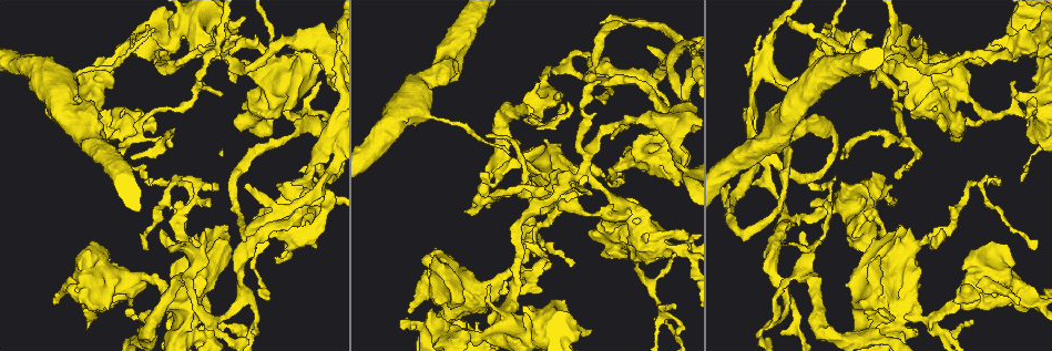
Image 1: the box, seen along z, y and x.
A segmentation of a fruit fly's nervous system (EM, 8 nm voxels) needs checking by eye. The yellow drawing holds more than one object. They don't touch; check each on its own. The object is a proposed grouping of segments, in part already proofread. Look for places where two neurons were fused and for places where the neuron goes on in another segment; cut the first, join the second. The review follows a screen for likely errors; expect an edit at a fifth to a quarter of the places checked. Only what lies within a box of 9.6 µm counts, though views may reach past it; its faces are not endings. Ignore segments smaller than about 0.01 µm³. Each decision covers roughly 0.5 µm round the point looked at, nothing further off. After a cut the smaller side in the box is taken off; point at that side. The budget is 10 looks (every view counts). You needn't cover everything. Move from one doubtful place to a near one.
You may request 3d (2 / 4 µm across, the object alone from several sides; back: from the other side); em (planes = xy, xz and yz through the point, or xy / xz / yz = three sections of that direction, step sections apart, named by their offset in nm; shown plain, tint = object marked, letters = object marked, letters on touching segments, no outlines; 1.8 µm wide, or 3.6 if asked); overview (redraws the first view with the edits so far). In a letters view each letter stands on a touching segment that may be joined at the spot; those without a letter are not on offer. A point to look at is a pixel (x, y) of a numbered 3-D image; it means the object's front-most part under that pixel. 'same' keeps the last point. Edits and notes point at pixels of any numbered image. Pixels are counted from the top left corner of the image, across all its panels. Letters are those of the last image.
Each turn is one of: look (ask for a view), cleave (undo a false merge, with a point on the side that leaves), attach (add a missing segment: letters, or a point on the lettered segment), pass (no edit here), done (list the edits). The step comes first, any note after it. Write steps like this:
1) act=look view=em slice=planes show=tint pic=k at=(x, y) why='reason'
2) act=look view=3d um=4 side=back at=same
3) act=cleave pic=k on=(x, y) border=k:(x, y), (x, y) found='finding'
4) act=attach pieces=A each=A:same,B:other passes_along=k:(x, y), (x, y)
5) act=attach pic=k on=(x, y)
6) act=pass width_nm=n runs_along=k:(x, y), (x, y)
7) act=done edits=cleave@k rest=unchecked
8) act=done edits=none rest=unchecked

act=look view=em slice=planes show=plain pic=1 at=(404, 321) why='branch stops here'

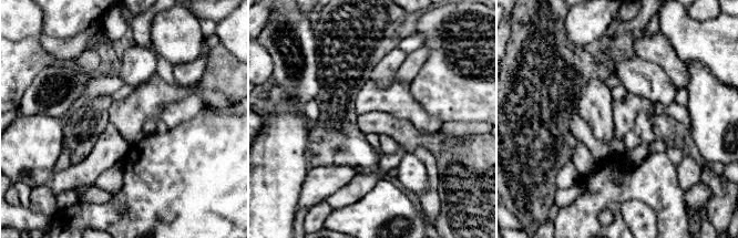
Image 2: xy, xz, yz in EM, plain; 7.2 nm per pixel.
act=look view=em slice=planes show=letters at=same why='see the neighbours'

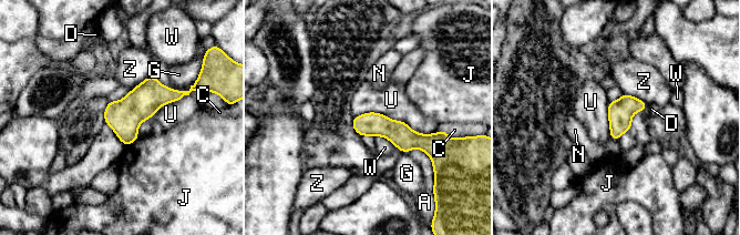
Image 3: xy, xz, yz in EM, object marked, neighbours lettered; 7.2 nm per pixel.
act=pass each=A:other,C:other,D:other,G:other,J:other,N:other,U:other,W:other,Z:other found='none of them fits'

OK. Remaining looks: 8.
act=look view=em slice=planes show=letters pic=1 at=(968, 299) why='touches itself'

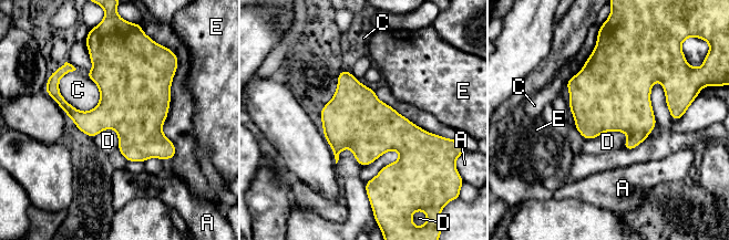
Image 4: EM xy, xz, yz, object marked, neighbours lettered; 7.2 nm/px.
act=pass each=A:other,C:other,D:other,E:other border=4:(627, 134), (603, 132), (584, 139) found='one neuron here'

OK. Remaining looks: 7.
act=look view=em slice=planes show=tint pic=1 at=(1032, 298) why='calibre changes'

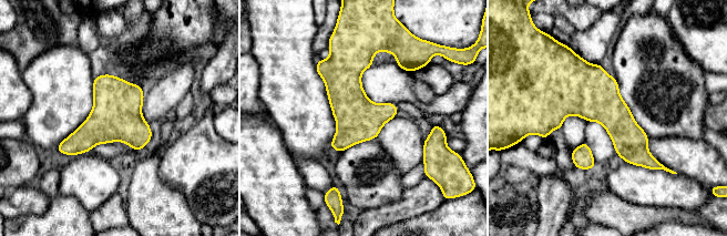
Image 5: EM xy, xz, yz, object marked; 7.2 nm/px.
act=look view=em slice=planes show=letters at=same

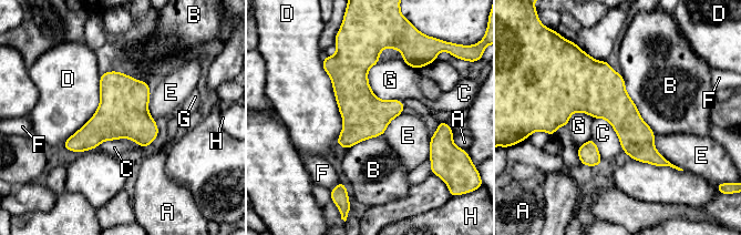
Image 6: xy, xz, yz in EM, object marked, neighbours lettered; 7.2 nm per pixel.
act=pass longest_contact=D:650nm each=A:other,B:other,C:other,D:other,E:other,F:other,G:other,H:other border=6:(95, 147), (129, 138), (144, 149) found='all the same neuron'

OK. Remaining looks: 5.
act=look view=em slice=planes show=tint pic=1 at=(590, 331) why='thick end'

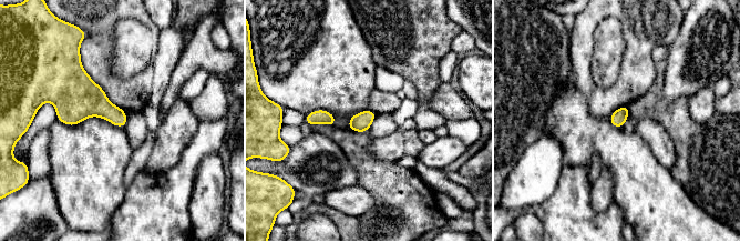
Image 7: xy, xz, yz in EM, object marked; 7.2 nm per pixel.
act=look view=em slice=planes show=letters at=same

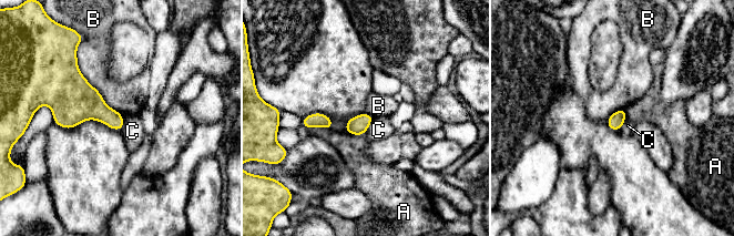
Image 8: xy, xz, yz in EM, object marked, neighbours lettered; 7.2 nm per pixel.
act=pass each=A:other,B:other,C:other found='no lettered segment goes on from it'

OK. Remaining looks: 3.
act=done edits=none rest=unchecked

